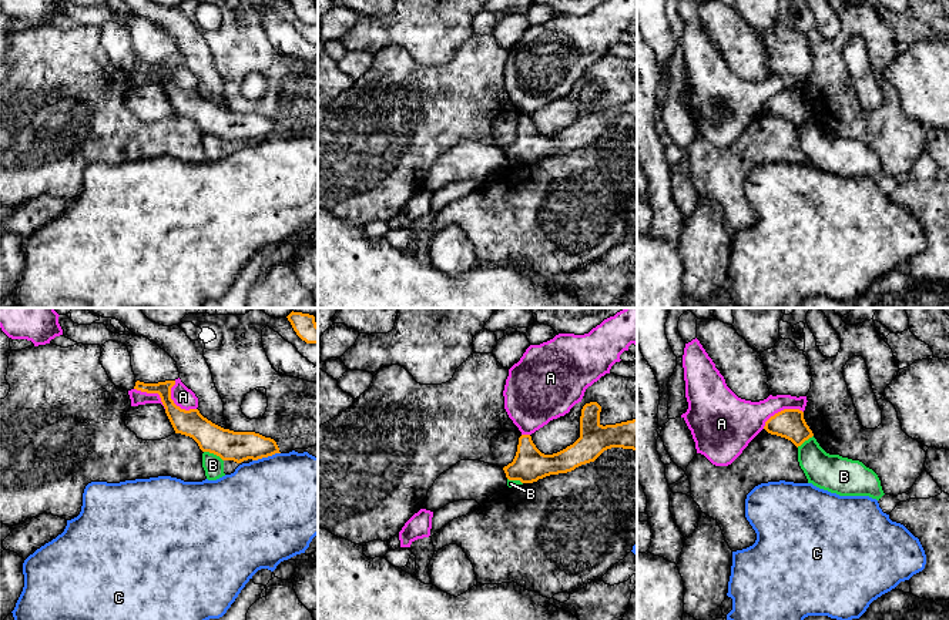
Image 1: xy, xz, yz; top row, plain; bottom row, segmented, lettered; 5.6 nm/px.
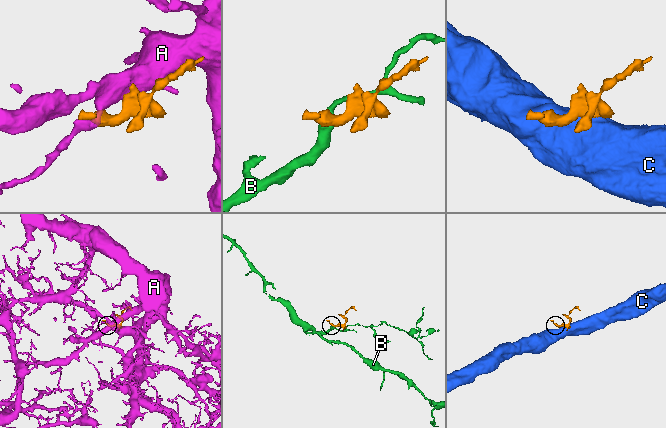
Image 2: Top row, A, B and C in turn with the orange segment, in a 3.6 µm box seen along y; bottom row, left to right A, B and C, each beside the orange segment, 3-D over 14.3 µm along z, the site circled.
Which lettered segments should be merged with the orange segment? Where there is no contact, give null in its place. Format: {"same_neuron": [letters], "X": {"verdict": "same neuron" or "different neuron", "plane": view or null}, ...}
{"same_neuron": [], "A": {"verdict": "different neuron", "plane": "xy"}, "B": {"verdict": "different neuron", "plane": "xy"}, "C": {"verdict": "different neuron", "plane": "xy"}}

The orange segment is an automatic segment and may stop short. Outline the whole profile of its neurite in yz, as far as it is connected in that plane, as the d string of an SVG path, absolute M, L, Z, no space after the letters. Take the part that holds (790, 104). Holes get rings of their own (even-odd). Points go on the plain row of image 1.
M784 90L771 97L764 110L781 118L791 121L797 128L814 117L799 90Z

